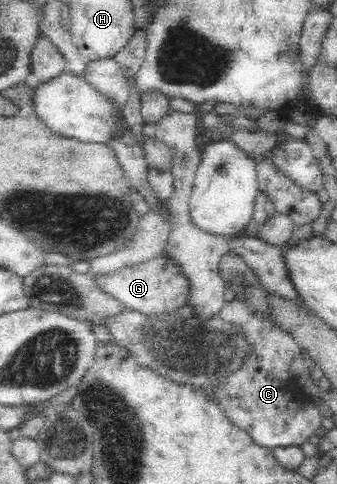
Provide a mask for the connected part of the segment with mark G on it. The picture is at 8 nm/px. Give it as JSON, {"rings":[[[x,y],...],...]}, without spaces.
{"rings":[[[166,255],[118,266],[109,272],[89,274],[95,287],[110,294],[124,308],[139,311],[144,315],[173,312],[185,305],[188,282],[180,268]]]}

